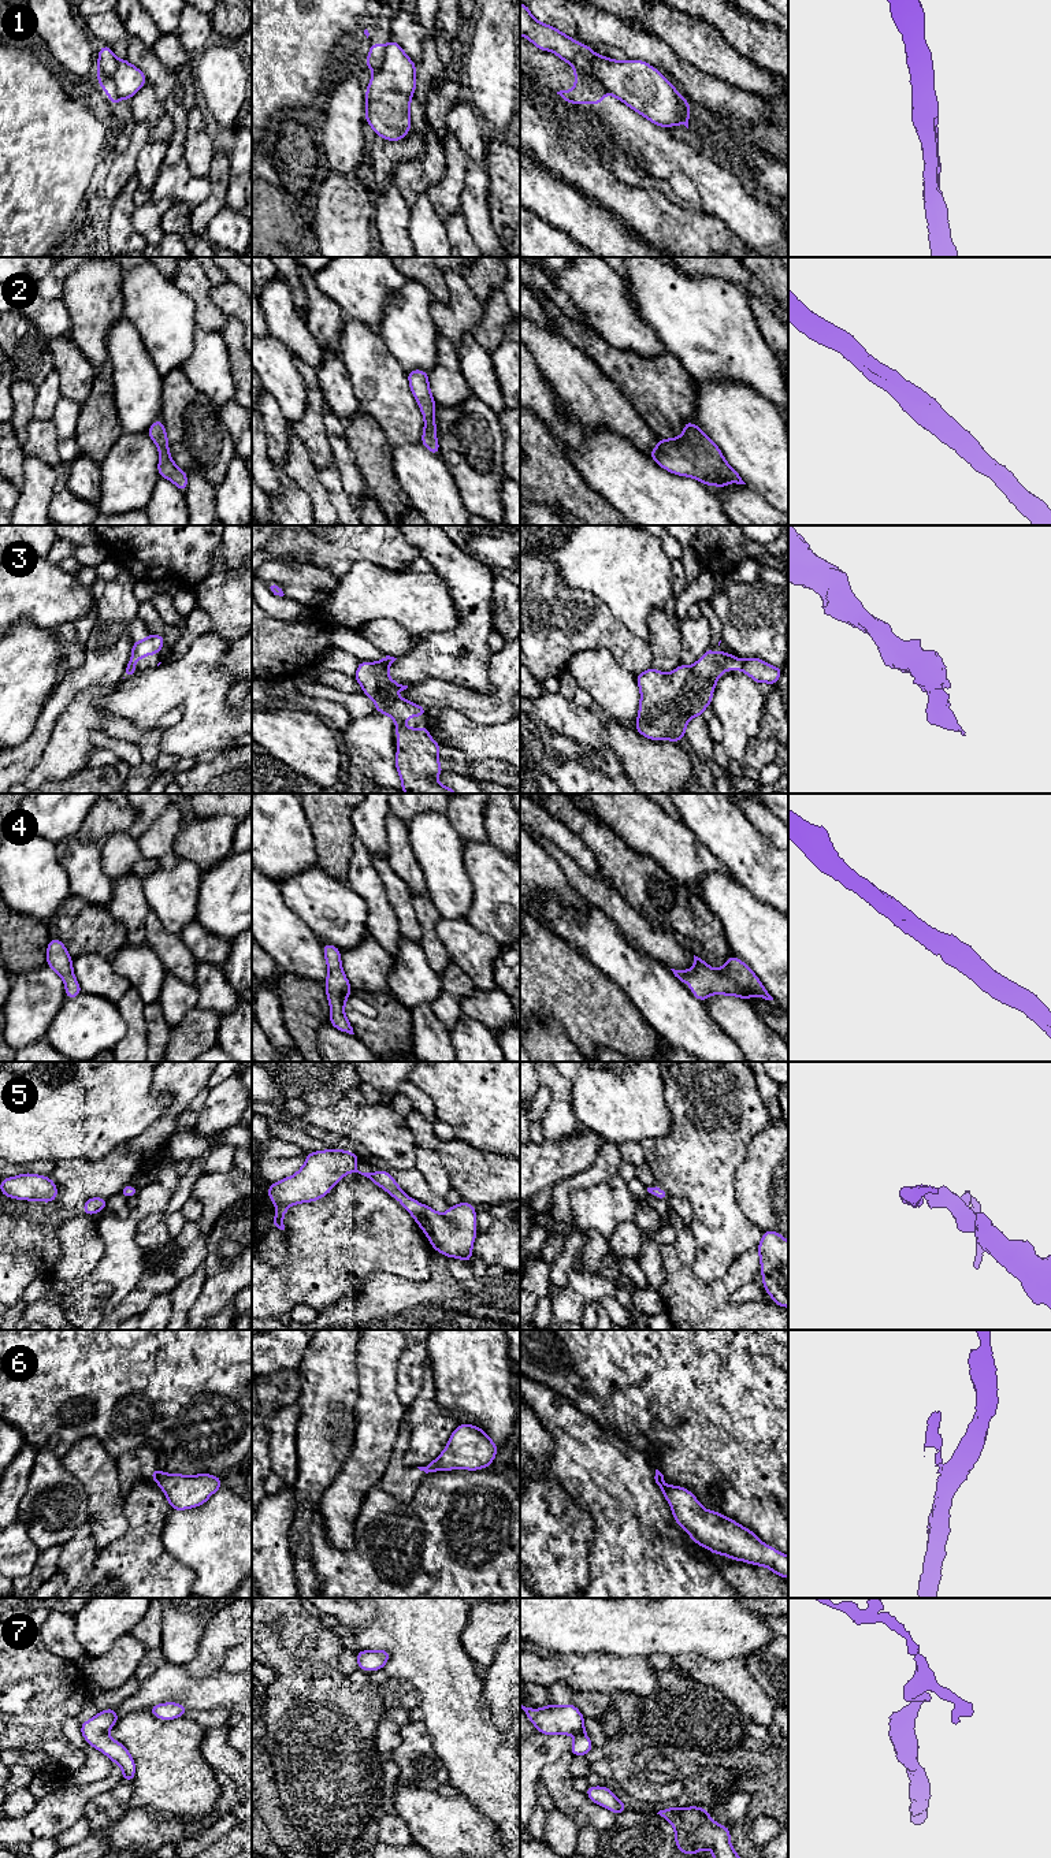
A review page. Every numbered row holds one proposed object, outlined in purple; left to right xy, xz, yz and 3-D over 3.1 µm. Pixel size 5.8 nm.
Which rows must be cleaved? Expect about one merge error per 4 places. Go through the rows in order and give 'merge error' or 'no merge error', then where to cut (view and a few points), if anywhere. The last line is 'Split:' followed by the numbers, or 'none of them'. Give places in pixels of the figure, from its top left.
1: merge error | yz (575, 67), (601, 84), (611, 93)
2: no merge error | no cut
3: no merge error | no cut
4: no merge error | no cut
5: no merge error | no cut
6: merge error | xy (160, 1471), (155, 1479)
7: no merge error | no cut
Split: 1, 6

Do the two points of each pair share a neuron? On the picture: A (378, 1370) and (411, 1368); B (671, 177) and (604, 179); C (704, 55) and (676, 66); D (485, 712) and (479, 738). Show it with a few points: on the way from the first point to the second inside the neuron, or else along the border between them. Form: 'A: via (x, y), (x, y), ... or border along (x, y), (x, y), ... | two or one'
A: border along (407, 1344), (398, 1359), (396, 1374), (398, 1400) | two
B: border along (652, 188), (656, 188), (671, 201), (680, 205) | two
C: border along (663, 41), (682, 59), (689, 60), (715, 78) | two
D: border along (452, 710), (487, 724), (505, 721) | two

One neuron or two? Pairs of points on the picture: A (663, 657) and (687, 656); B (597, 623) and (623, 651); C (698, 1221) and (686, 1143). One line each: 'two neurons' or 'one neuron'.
A: two neurons
B: one neuron
C: one neuron

